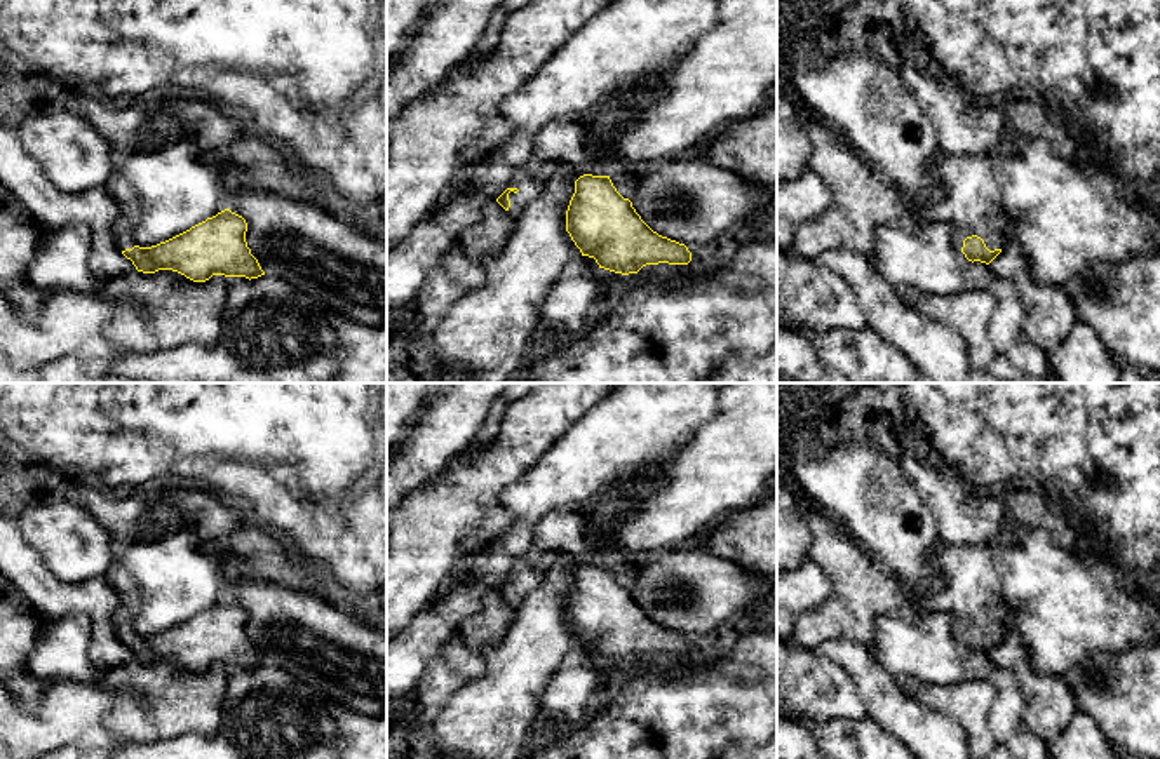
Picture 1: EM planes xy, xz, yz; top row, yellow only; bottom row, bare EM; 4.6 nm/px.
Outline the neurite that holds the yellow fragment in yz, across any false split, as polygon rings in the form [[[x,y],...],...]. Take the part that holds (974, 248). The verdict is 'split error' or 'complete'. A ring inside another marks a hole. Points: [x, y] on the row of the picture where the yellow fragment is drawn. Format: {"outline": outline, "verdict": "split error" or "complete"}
{"outline": [[[941,153],[934,165],[934,176],[944,185],[946,195],[930,204],[911,202],[920,219],[948,223],[956,233],[961,252],[972,263],[989,265],[1005,244],[1007,214],[991,171],[993,157],[948,157]]], "verdict": "split error"}

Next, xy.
{"outline": [[[115,153],[111,176],[105,188],[118,204],[115,225],[117,245],[138,272],[155,273],[172,270],[193,282],[206,282],[212,275],[258,279],[265,275],[246,242],[247,223],[242,216],[225,209],[190,230],[152,247],[139,247],[132,230],[139,221],[141,205],[136,193],[120,174],[124,153]]], "verdict": "split error"}

